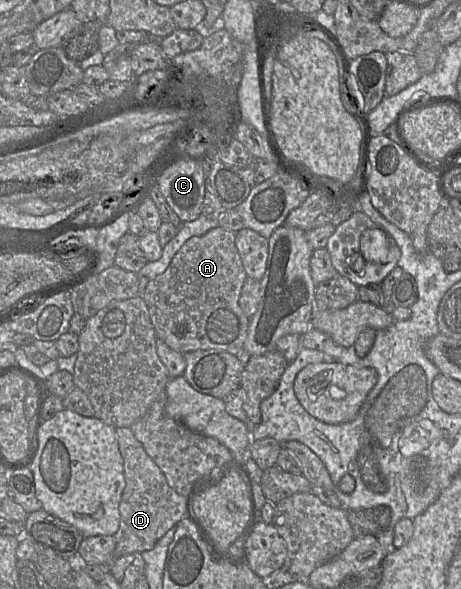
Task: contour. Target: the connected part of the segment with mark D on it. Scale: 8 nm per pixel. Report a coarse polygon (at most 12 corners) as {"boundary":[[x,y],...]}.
{"boundary":[[116,428],[125,487],[113,562],[151,550],[186,517],[185,497]]}

